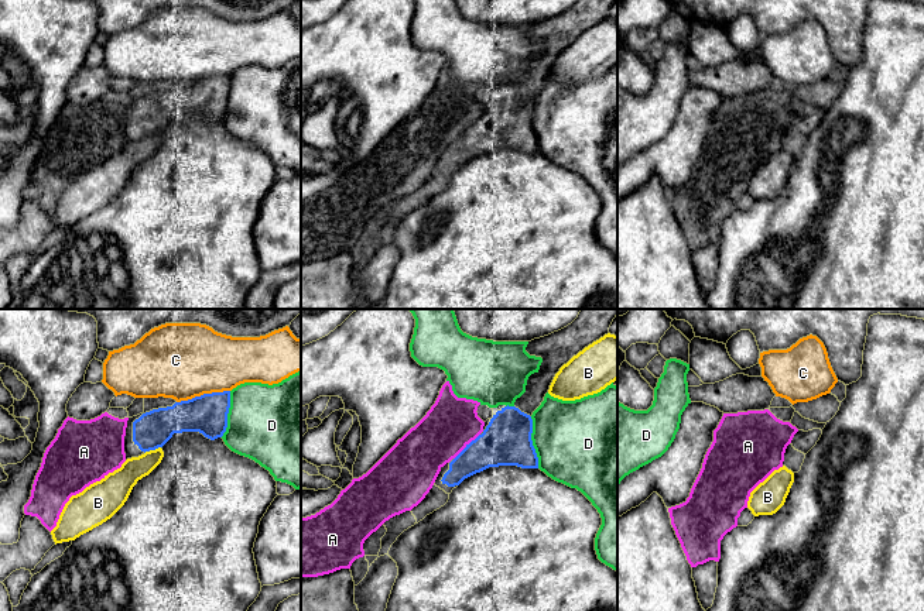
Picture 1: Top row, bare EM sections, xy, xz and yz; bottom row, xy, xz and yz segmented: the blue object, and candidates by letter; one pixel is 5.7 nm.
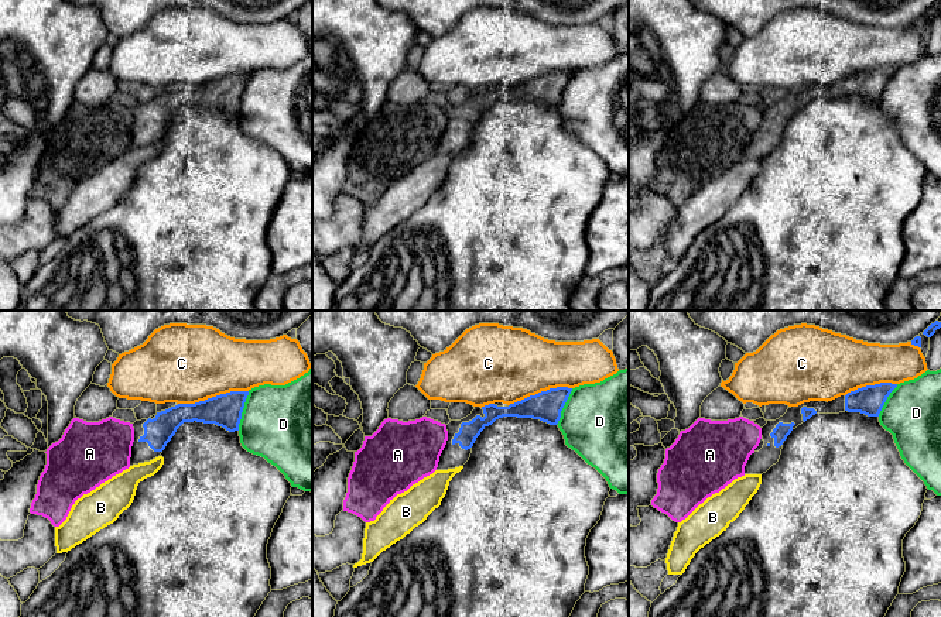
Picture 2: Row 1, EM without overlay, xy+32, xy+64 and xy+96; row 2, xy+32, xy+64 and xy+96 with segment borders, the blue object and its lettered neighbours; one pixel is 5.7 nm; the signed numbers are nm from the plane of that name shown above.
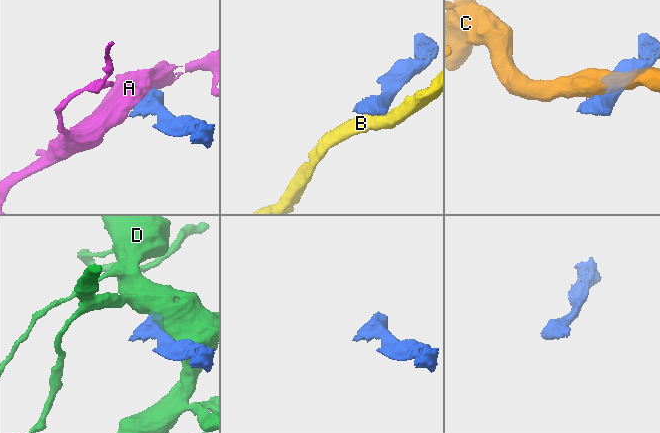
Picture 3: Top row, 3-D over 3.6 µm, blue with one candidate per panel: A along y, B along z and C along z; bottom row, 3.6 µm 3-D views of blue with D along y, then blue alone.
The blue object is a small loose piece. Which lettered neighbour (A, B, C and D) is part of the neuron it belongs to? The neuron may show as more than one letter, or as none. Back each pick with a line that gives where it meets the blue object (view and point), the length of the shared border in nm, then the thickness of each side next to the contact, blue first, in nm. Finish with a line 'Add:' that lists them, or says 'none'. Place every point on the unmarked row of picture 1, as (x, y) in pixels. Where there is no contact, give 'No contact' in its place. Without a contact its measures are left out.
Add: none

